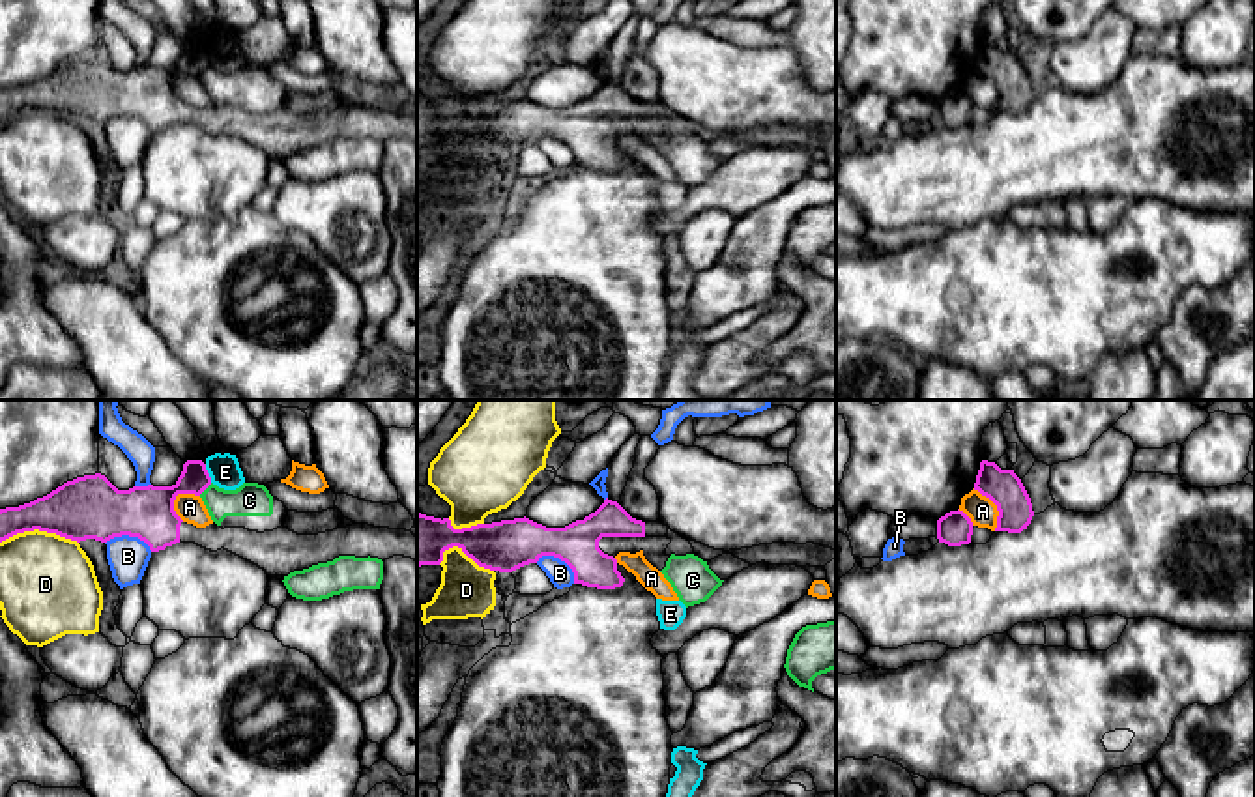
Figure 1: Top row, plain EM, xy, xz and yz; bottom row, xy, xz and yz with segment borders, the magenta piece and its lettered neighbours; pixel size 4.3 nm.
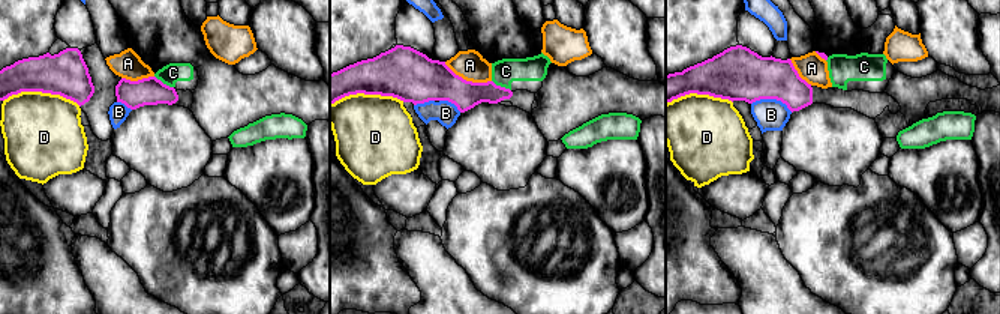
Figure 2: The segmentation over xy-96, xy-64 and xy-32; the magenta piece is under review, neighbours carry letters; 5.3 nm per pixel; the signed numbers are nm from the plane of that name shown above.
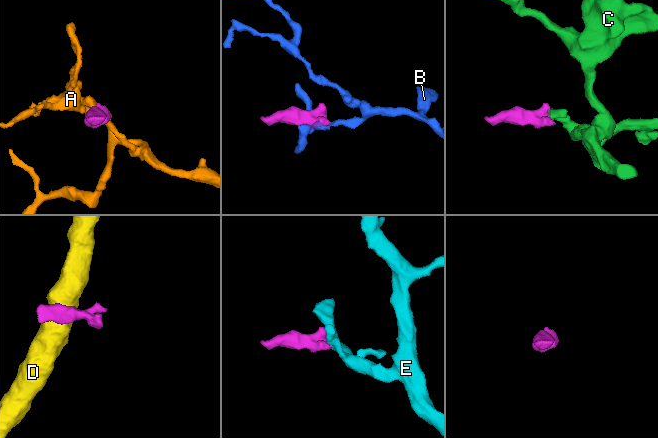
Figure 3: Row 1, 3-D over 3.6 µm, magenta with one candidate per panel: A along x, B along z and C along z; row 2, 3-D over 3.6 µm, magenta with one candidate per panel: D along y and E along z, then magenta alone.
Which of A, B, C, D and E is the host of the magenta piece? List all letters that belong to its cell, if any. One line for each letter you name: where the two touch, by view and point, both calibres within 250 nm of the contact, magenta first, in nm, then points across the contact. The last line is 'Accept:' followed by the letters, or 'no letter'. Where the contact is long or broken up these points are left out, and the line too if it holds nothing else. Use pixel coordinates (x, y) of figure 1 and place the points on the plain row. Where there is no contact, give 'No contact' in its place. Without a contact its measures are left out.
Accept: no letter

